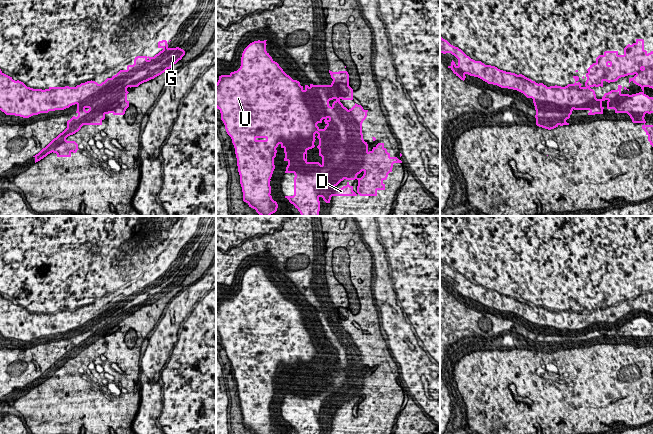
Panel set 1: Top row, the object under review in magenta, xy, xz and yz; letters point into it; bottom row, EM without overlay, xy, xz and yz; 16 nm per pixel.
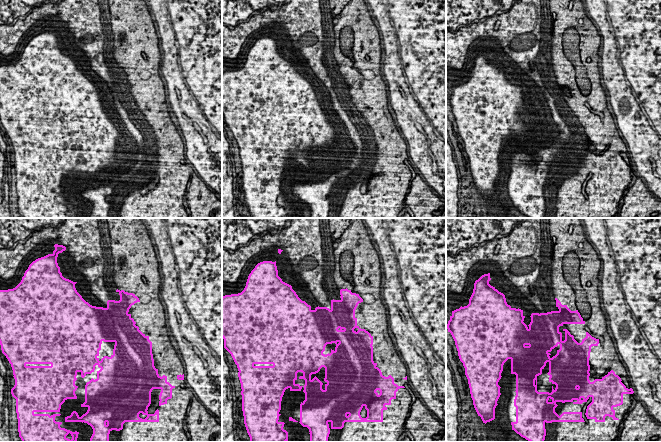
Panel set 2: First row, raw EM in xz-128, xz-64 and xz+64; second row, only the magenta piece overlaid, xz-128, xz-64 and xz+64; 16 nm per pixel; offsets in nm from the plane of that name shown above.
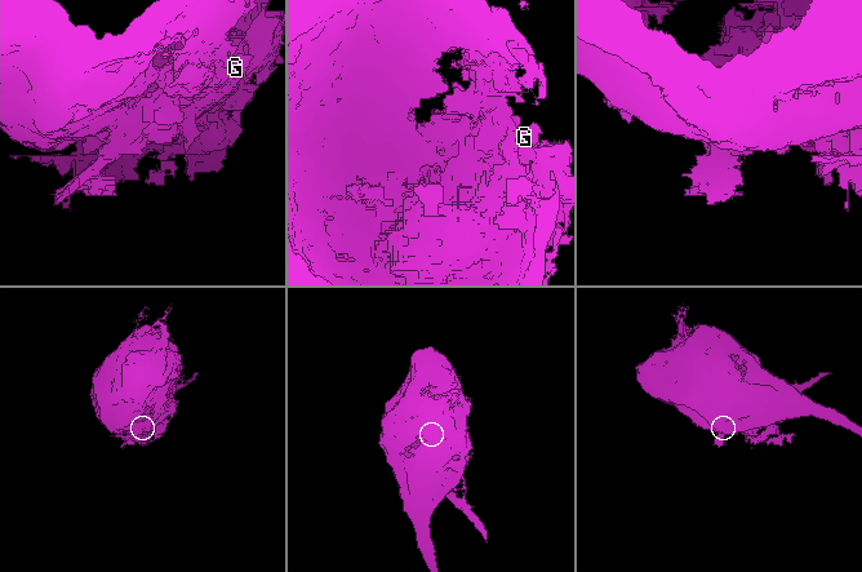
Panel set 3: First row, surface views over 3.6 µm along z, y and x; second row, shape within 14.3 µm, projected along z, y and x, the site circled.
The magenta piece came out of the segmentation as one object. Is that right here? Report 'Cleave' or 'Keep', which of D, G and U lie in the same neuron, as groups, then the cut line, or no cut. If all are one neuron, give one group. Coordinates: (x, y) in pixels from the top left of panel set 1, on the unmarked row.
Cleave. Groups: D / G U. Split along yz (533, 326), (554, 326), (556, 328), (569, 329), (573, 332)

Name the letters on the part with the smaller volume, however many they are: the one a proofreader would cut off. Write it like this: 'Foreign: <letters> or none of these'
Foreign: D

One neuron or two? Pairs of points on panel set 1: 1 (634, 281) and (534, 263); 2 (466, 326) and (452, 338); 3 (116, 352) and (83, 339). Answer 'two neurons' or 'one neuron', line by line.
1: one neuron
2: one neuron
3: two neurons

